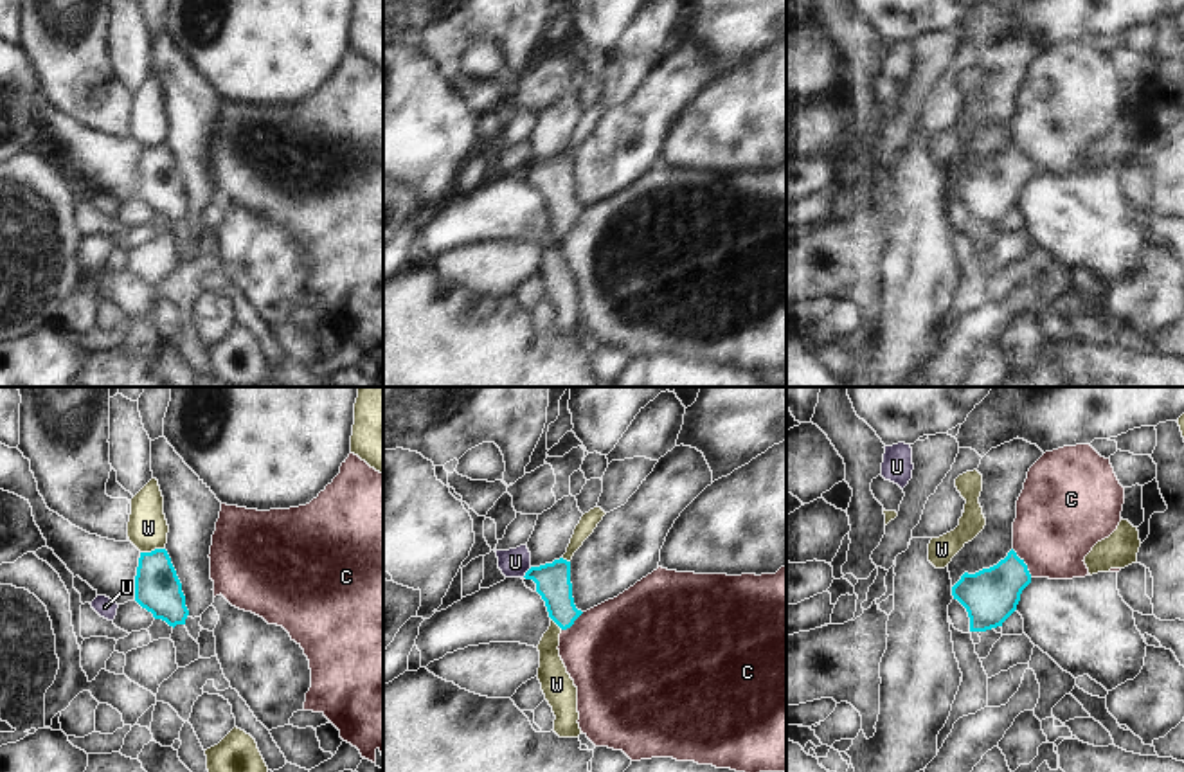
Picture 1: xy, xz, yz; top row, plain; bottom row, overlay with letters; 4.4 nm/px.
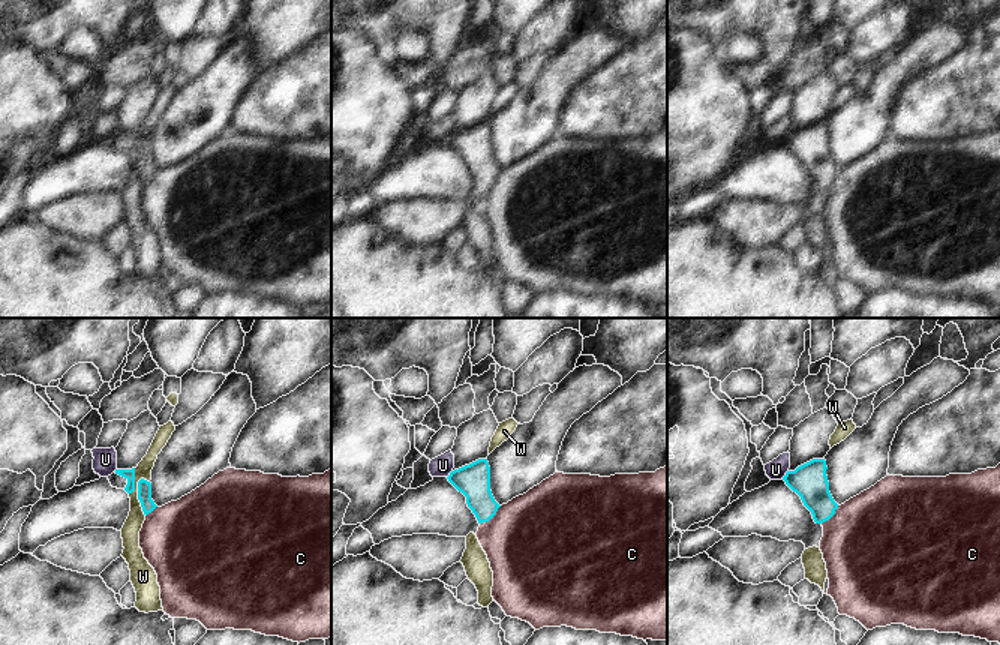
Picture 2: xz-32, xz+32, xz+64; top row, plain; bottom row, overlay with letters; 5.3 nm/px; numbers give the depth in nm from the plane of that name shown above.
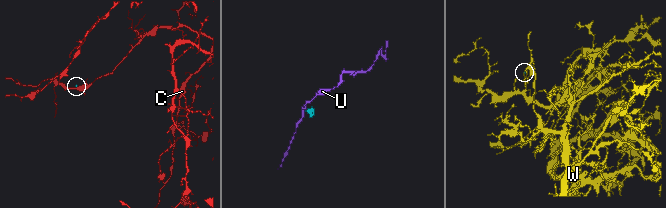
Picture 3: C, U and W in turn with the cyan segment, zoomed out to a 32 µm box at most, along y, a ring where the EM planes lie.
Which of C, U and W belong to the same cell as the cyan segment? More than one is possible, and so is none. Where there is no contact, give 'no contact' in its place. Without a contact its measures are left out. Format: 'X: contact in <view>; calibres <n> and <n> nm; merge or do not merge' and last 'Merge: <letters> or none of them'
C: contact in yz; calibres 240 and 380 nm; do not merge
U: contact in xz; calibres 160 and 130 nm; do not merge
W: contact in xy; calibres 200 and 180 nm; do not merge
Merge: none of them

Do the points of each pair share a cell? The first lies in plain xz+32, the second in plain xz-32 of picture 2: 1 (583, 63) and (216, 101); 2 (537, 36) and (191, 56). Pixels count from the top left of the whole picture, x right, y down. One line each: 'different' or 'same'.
1: same
2: different

